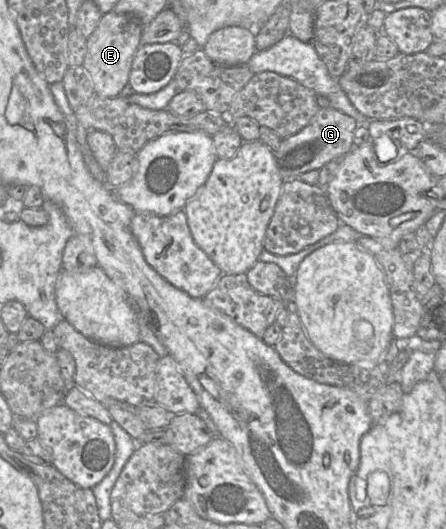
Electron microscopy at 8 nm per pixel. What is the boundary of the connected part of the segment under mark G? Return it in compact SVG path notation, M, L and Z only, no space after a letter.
M320 107L310 123L294 135L282 139L274 152L276 164L283 180L299 178L311 170L320 170L332 159L348 153L354 147L357 122L333 107Z

